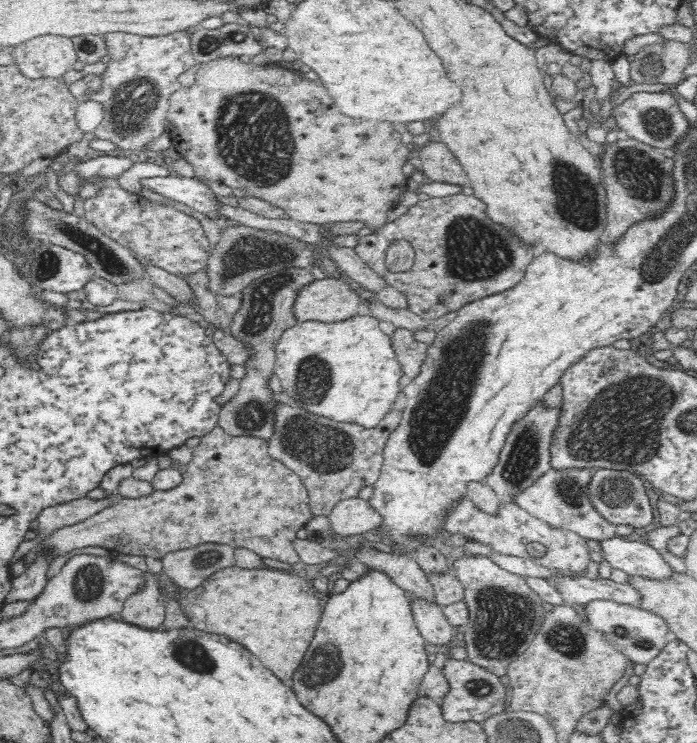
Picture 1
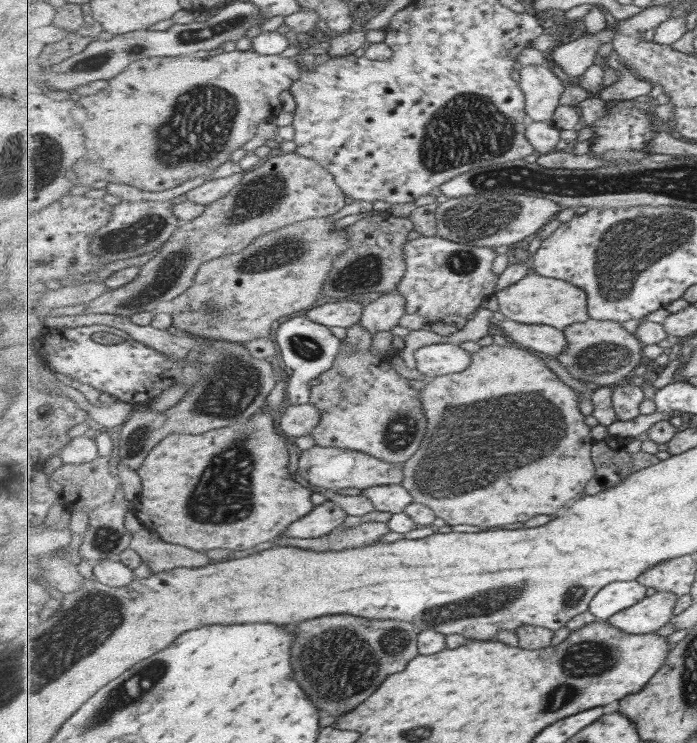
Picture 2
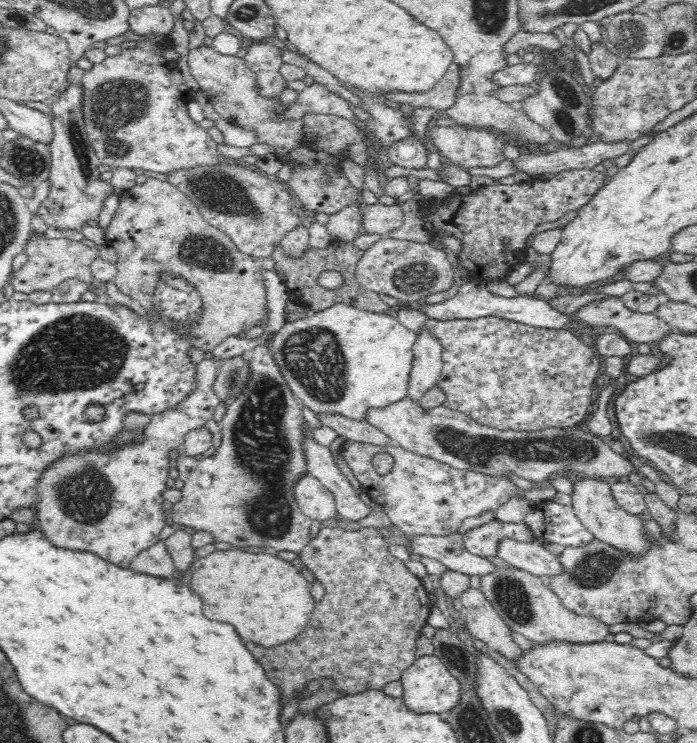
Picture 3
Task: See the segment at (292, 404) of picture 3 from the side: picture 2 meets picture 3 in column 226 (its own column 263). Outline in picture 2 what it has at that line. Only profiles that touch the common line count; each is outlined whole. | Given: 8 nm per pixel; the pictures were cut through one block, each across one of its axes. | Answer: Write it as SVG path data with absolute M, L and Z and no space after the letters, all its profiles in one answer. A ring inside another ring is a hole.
M257 412L253 417L242 421L241 423L233 423L228 427L218 428L212 431L207 431L203 434L189 435L189 434L177 434L174 432L167 438L164 438L147 456L143 466L136 471L141 478L142 488L141 495L137 502L133 504L133 510L136 515L143 521L145 527L149 530L160 533L160 537L165 541L169 541L173 544L179 544L204 552L206 550L213 550L213 548L226 548L230 551L235 550L247 550L255 548L257 544L263 544L263 542L271 542L274 538L284 535L286 530L296 520L307 516L310 512L313 512L313 492L309 491L309 488L305 488L294 482L293 468L289 468L289 448L287 448L287 442L292 439L287 438L285 435L279 434L277 428L275 428L275 420L269 412Z

